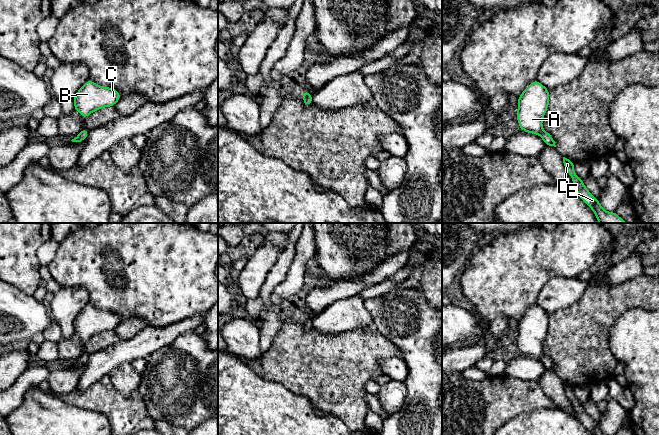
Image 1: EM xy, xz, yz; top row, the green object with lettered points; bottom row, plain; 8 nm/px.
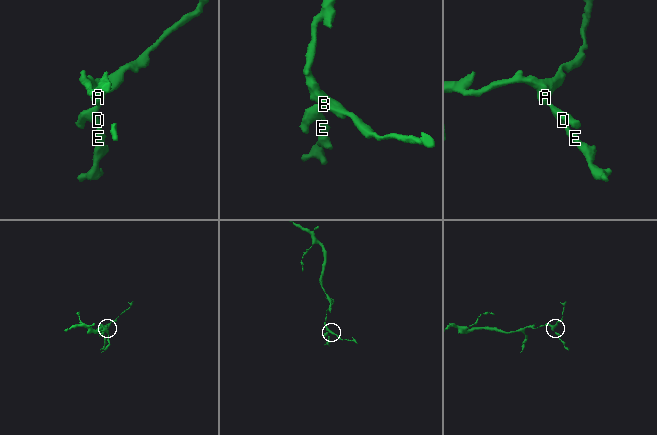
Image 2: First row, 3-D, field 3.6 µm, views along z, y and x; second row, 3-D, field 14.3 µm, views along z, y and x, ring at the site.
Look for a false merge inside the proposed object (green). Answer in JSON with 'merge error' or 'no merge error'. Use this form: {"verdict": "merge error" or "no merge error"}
{"verdict": "no merge error"}

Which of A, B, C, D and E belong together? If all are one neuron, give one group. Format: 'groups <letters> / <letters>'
groups A B C D E

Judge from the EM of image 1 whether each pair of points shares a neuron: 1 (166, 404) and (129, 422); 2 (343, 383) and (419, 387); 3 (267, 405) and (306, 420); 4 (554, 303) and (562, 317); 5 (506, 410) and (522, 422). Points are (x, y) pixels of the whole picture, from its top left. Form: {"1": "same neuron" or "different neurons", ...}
{"1": "different neurons", "2": "different neurons", "3": "same neuron", "4": "different neurons", "5": "different neurons"}

